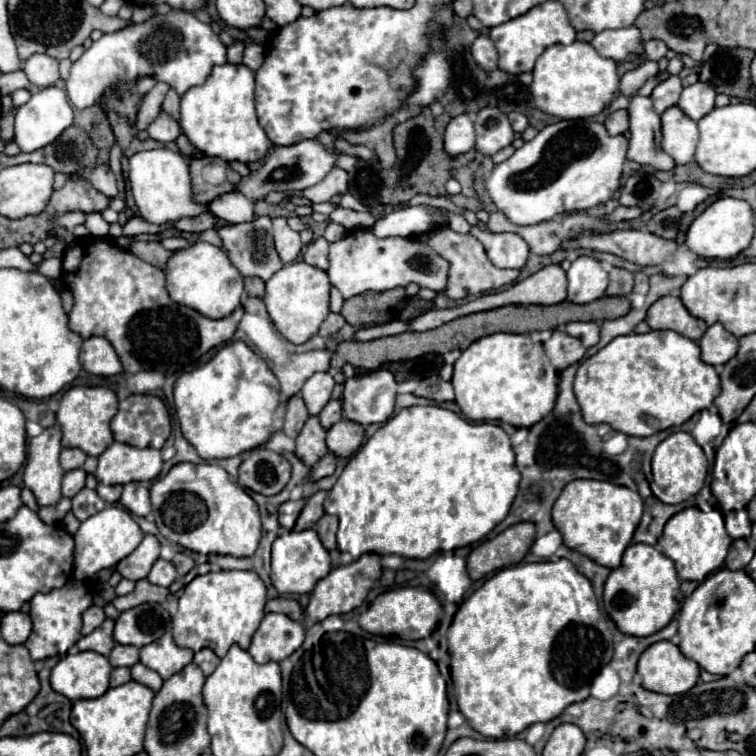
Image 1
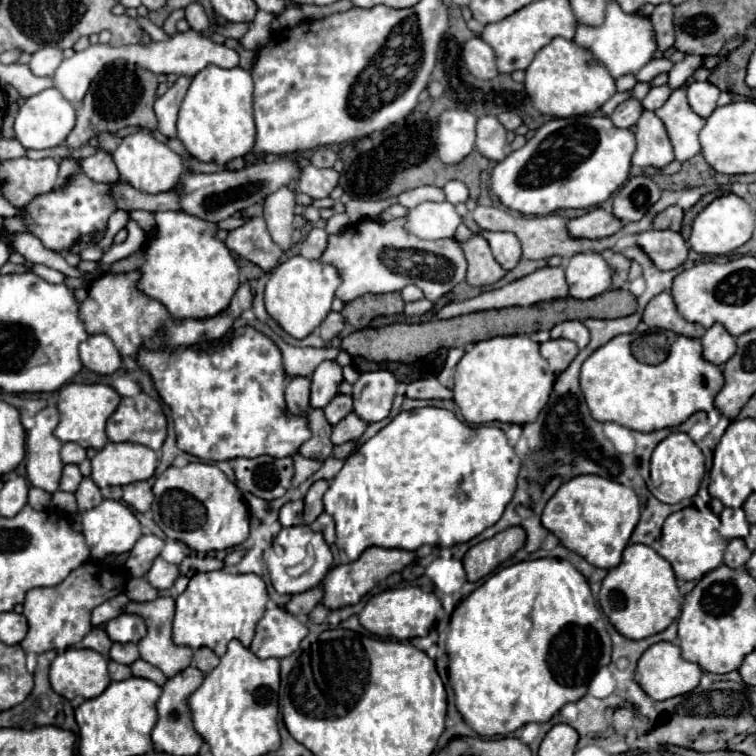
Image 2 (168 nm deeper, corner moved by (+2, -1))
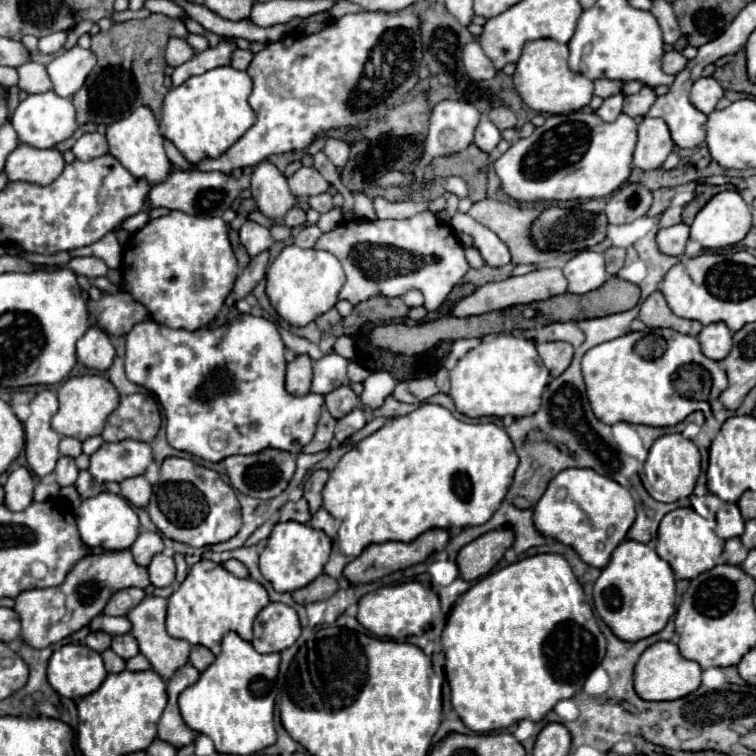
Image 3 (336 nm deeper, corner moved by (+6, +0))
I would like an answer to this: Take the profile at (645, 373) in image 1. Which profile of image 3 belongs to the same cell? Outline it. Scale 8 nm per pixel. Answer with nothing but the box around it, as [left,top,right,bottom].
[581,330,727,426]

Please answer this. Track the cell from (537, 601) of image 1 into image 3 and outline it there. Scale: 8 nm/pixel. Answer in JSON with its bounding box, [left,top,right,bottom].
[441,554,605,732]

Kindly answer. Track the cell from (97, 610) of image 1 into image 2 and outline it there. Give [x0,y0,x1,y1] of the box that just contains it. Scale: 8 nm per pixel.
[91,593,129,627]

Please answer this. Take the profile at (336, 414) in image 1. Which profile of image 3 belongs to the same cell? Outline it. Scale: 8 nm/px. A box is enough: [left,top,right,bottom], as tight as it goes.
[325,386,361,418]

